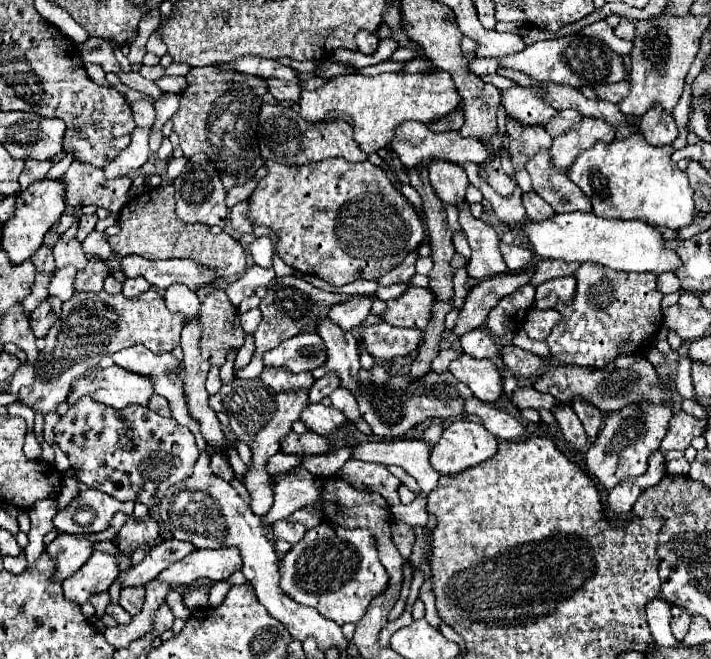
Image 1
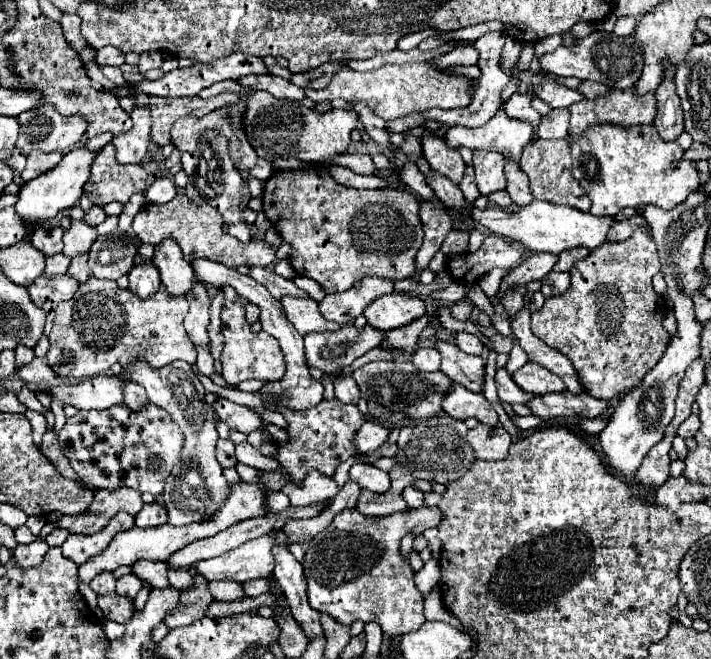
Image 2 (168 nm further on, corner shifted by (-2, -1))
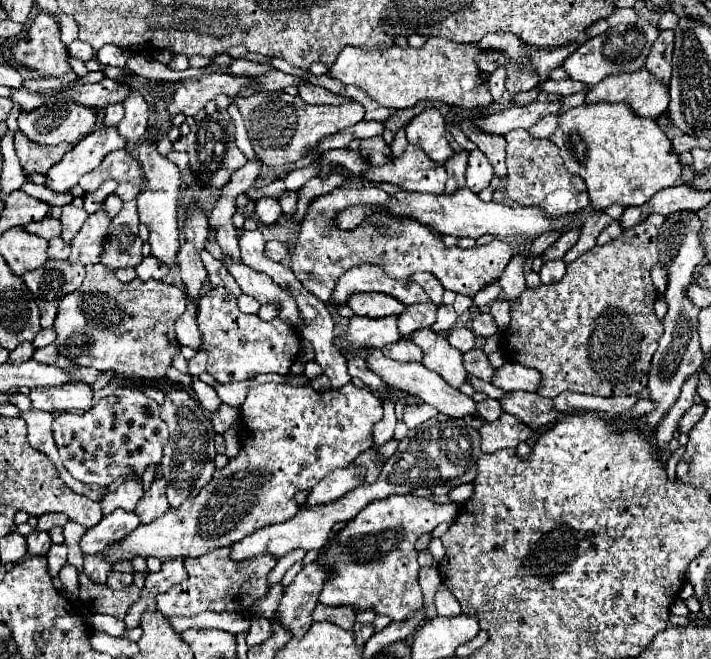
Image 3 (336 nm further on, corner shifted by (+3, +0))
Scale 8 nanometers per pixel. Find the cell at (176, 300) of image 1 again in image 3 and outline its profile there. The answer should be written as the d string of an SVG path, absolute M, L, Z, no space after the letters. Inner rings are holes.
M154 133L148 141L144 141L138 147L138 159L140 165L144 169L144 189L138 195L138 213L140 213L140 221L148 227L150 231L150 251L152 255L164 263L166 267L174 267L176 265L176 257L180 251L180 229L178 229L178 191L182 185L182 177L180 177L180 169L170 163L166 157L158 155L156 151L156 141L154 141Z

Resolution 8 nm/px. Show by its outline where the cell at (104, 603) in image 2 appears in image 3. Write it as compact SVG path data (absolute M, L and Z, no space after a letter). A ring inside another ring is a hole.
M80 573L80 599L94 611L102 615L112 615L116 619L124 619L130 605L138 601L140 589L136 585L130 585L122 591L112 591L106 585L96 585L90 581L84 573Z

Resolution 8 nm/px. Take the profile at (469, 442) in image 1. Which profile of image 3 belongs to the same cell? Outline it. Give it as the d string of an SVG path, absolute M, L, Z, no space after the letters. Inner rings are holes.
M502 413L502 417L498 417L492 423L484 423L480 427L480 449L482 453L494 453L498 449L514 449L520 441L526 441L532 435L532 429L528 429L522 421L518 421L516 417Z

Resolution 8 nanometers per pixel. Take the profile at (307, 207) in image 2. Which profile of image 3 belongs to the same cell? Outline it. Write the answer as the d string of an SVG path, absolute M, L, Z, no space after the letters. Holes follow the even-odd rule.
M362 187L362 189L334 189L326 195L316 197L304 215L302 231L290 253L292 271L300 279L300 283L316 295L320 301L328 303L328 297L336 285L336 281L356 265L378 265L390 279L408 281L418 271L430 271L438 277L438 281L454 291L468 297L474 297L482 287L492 283L500 277L508 261L512 259L512 247L506 241L494 239L488 245L460 249L460 247L444 247L440 235L430 233L424 225L414 221L412 217L390 215L388 211L380 209L390 201L390 195L384 193L380 187ZM352 205L372 205L376 211L364 219L356 229L342 231L336 227L334 219L342 209Z

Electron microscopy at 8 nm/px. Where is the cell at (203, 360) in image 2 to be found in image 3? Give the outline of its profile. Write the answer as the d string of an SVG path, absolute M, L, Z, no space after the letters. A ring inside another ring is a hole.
M188 305L184 315L176 321L176 335L178 335L178 343L192 347L196 351L200 351L200 343L202 343L202 333L196 325L196 311Z

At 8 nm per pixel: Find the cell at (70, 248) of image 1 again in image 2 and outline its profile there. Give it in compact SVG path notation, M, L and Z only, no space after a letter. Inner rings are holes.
M71 220L71 226L65 230L63 242L63 254L73 258L79 256L83 252L89 252L89 246L95 242L97 238L97 230L95 226L89 226L85 220Z

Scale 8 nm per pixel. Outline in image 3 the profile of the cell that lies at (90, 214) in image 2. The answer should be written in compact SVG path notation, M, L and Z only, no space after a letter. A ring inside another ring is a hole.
M106 181L104 187L100 187L98 191L86 193L86 195L84 195L84 209L86 209L88 213L94 213L96 209L100 209L100 207L104 205L106 197L108 197L114 189L116 189L116 181Z

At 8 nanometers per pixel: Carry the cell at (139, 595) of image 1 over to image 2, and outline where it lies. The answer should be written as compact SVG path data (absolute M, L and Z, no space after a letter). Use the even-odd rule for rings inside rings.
M129 574L129 576L121 576L117 580L115 592L121 596L127 596L127 598L135 598L135 594L141 590L141 586L143 586L141 580L135 574Z

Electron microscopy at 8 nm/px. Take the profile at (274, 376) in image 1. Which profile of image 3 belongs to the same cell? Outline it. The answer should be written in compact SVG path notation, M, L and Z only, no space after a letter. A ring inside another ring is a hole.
M214 287L200 299L198 327L202 331L204 349L210 353L206 371L218 383L246 381L260 373L286 375L300 351L300 337L294 327L282 319L260 321L258 315L244 315L236 305L236 297L226 287Z

